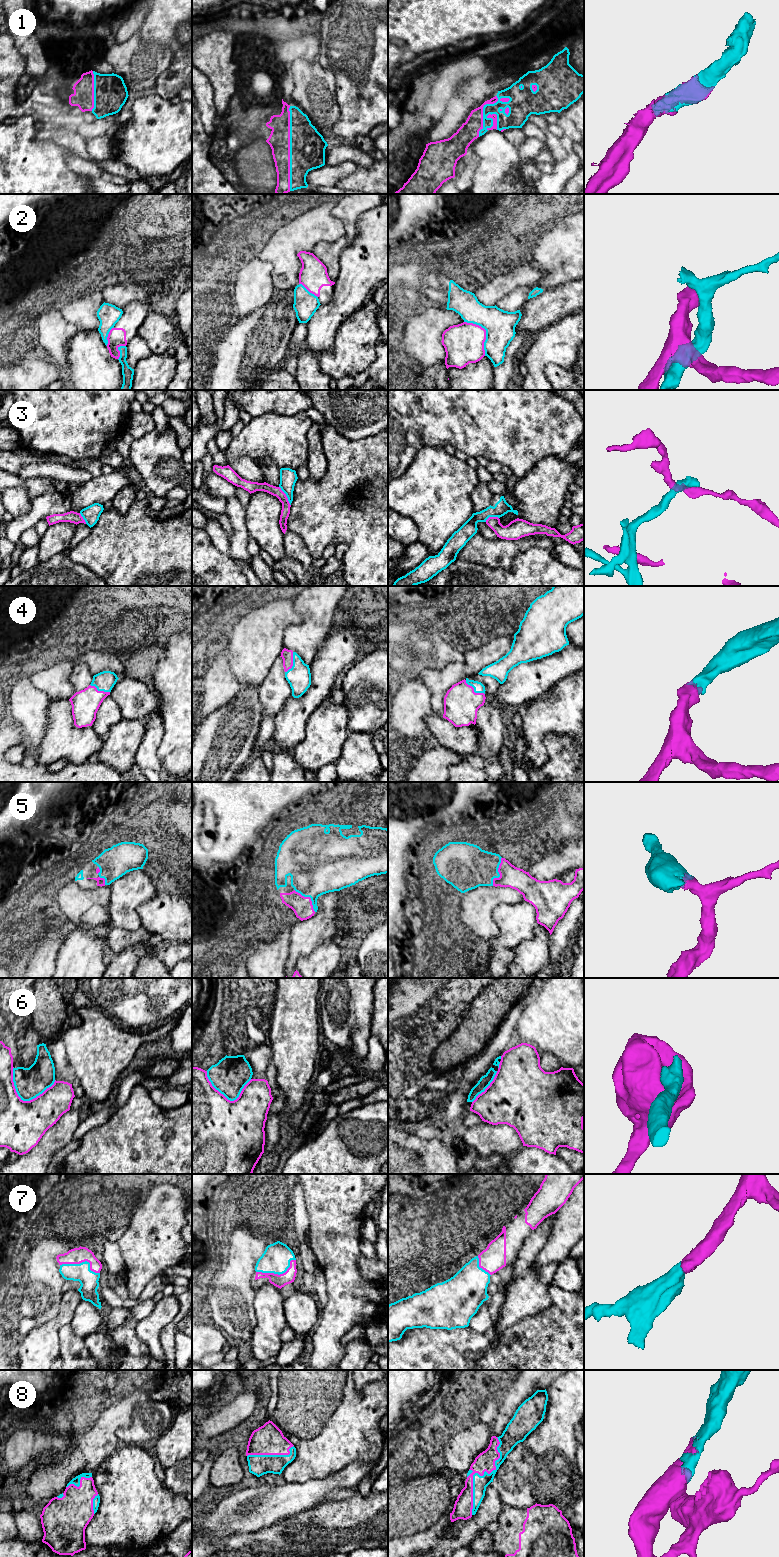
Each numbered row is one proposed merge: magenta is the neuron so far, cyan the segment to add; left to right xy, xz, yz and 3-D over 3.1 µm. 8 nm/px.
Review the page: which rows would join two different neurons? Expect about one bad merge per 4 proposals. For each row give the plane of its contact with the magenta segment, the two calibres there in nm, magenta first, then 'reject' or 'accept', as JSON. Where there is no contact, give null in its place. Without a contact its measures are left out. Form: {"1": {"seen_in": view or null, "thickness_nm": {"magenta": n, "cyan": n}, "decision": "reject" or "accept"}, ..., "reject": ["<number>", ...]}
{"1": {"seen_in": "xz", "thickness_nm": {"magenta": 180, "cyan": 280}, "decision": "accept"}, "2": {"seen_in": "yz", "thickness_nm": {"magenta": 320, "cyan": 240}, "decision": "reject"}, "3": {"seen_in": "xz", "thickness_nm": {"magenta": 80, "cyan": 140}, "decision": "reject"}, "4": {"seen_in": "yz", "thickness_nm": {"magenta": 280, "cyan": 80}, "decision": "accept"}, "5": {"seen_in": "yz", "thickness_nm": {"magenta": 180, "cyan": 340}, "decision": "accept"}, "6": {"seen_in": "xy", "thickness_nm": {"magenta": 360, "cyan": 240}, "decision": "reject"}, "7": {"seen_in": "xy", "thickness_nm": {"magenta": 130, "cyan": 150}, "decision": "accept"}, "8": {"seen_in": "yz", "thickness_nm": {"magenta": 160, "cyan": 120}, "decision": "accept"}, "reject": ["2", "3", "6"]}

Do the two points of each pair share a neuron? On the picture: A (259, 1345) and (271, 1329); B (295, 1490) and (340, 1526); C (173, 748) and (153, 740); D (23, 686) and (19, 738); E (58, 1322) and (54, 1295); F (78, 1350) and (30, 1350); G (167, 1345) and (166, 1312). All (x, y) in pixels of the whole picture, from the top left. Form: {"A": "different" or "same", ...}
{"A": "same", "B": "different", "C": "different", "D": "different", "E": "different", "F": "different", "G": "different"}

